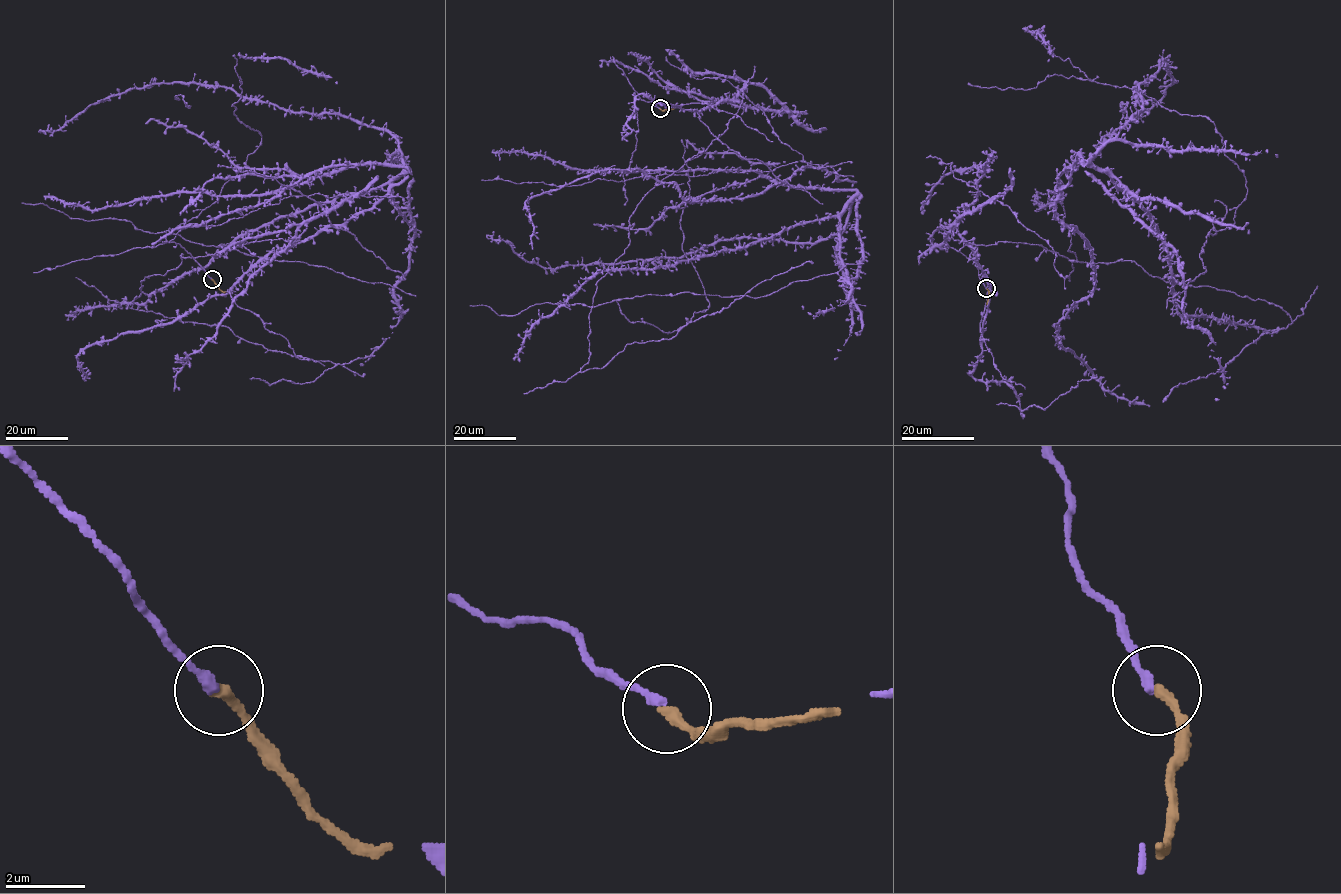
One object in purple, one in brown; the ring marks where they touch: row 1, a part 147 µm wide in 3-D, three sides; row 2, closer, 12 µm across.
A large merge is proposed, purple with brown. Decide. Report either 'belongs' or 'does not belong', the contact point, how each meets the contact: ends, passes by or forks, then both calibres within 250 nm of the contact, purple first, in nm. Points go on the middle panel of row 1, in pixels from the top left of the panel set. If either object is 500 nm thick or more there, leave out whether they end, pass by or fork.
belongs; at (660, 108); purple ends there; brown ends there; 240 nm thick on the purple side, 280 nm on the other

